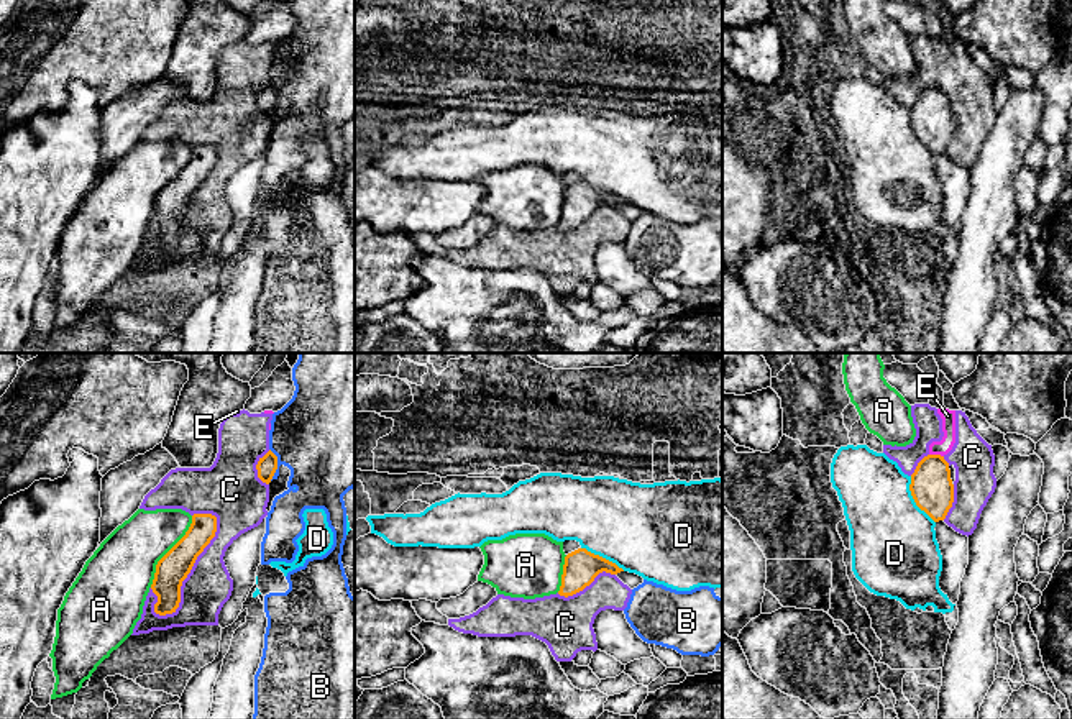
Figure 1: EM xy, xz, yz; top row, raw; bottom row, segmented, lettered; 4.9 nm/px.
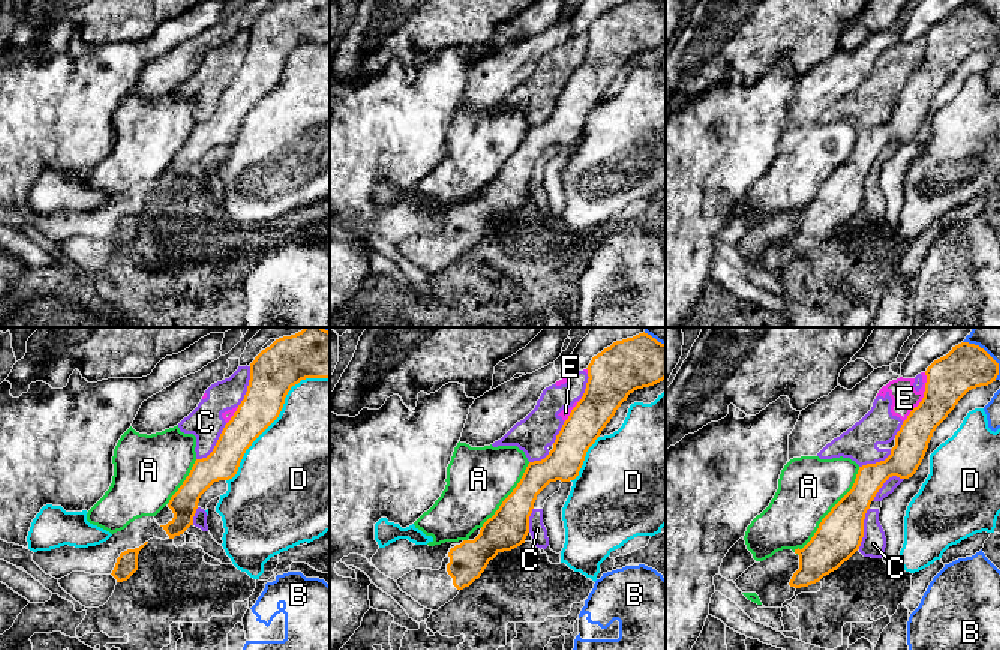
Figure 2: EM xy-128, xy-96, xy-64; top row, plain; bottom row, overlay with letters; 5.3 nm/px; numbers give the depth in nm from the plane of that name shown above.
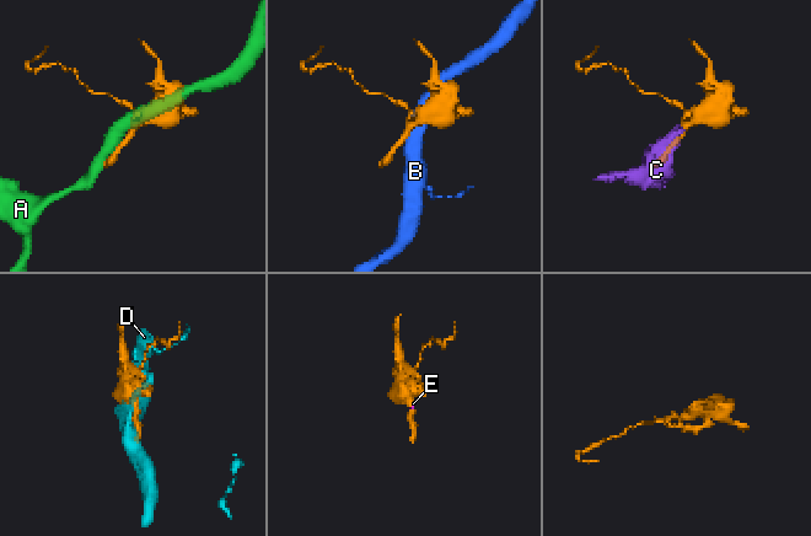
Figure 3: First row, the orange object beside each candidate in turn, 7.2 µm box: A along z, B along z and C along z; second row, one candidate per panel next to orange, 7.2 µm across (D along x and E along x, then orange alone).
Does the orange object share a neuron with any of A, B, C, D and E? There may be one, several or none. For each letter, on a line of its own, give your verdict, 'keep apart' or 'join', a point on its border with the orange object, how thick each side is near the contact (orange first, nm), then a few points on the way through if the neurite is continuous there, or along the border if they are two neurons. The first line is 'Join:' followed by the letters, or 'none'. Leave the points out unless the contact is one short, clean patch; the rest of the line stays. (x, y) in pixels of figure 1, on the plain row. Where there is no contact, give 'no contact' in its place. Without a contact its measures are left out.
Join: none
A: keep apart; meets orange in xy at (168, 184); 160 nm thick on the orange side, 320 nm on the other
B: keep apart; meets orange in xy at (276, 97); 100 nm thick on the orange side, 420 nm on the other
C: keep apart; meets orange in xy at (191, 201); 160 nm thick on the orange side, 220 nm on the other
D: keep apart; meets orange in yz at (913, 130); 200 nm thick on the orange side, 420 nm on the other
E: keep apart; meets orange in yz at (936, 87); 200 nm thick on the orange side, 70 nm on the other; border along yz (929, 86), (943, 89)

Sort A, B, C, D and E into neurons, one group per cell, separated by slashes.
A / B / C E / D

